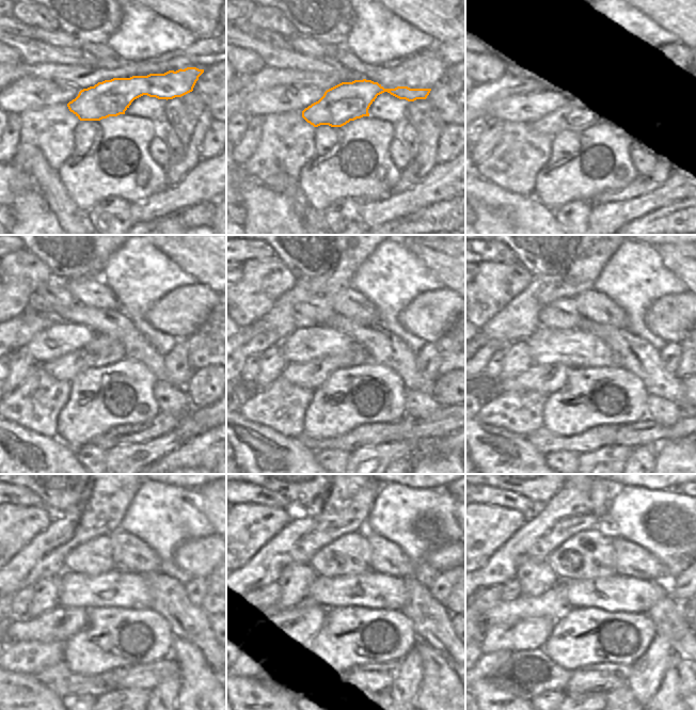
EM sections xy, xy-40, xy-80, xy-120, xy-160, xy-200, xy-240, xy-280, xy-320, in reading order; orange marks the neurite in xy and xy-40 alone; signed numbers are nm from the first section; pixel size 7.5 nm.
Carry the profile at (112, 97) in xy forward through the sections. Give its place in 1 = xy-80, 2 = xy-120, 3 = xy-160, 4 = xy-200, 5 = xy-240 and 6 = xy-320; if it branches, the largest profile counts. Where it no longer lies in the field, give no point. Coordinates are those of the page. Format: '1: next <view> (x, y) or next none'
1: next xy-80 (583, 108)
2: next xy-120 (104, 350)
3: next xy-160 (310, 375)
4: next xy-200 (546, 378)
5: next xy-240 (59, 624)
6: next xy-320 (531, 633)

